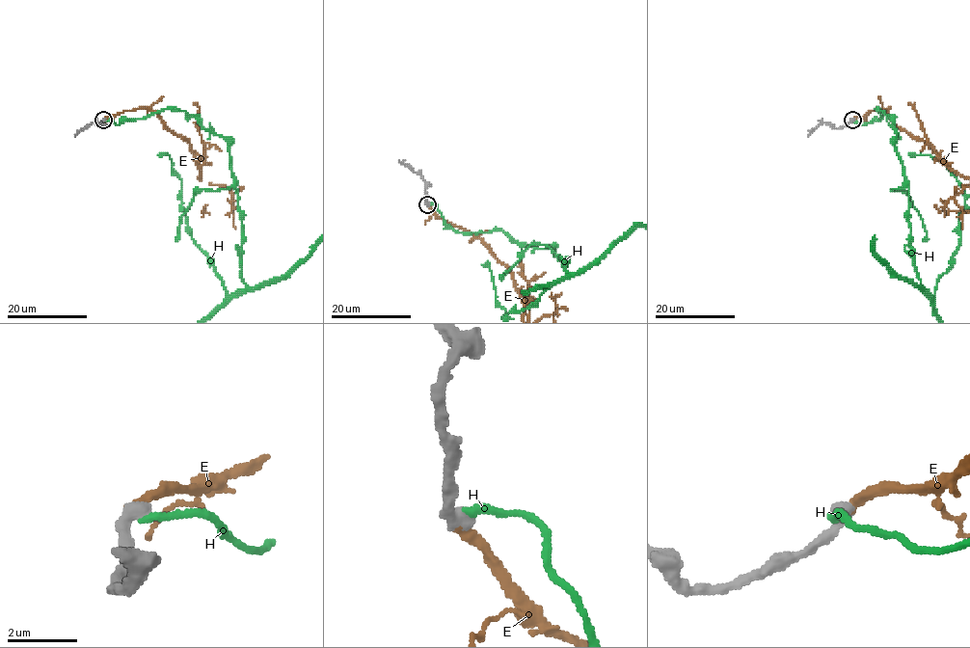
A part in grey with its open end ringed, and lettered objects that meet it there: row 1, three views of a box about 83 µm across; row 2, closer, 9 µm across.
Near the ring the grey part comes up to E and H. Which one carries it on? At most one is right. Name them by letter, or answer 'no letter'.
E

